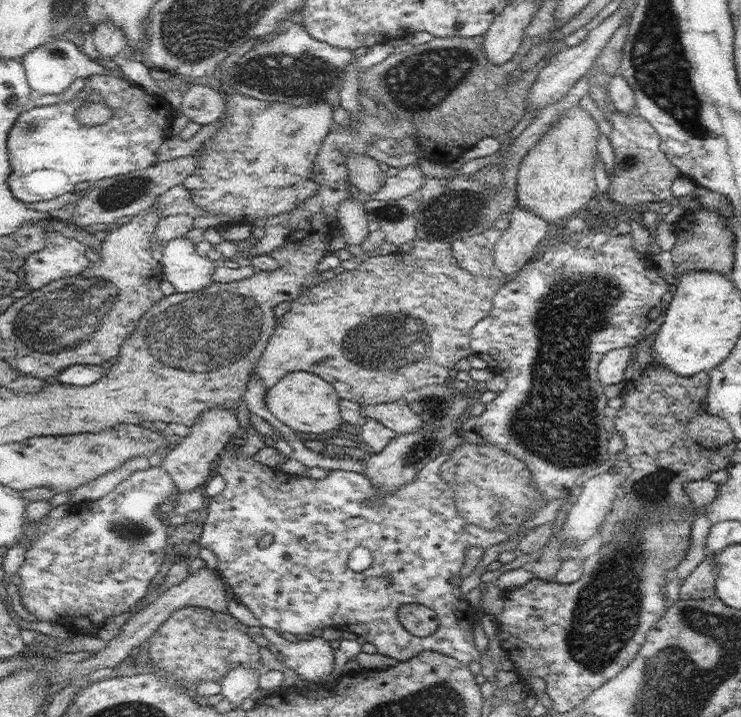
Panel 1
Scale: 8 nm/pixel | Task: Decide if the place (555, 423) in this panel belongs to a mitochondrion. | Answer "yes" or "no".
yes

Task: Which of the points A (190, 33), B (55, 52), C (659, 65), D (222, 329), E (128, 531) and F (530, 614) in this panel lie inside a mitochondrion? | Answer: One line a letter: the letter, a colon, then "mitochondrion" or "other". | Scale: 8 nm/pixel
A: mitochondrion
B: mitochondrion
C: mitochondrion
D: mitochondrion
E: mitochondrion
F: other

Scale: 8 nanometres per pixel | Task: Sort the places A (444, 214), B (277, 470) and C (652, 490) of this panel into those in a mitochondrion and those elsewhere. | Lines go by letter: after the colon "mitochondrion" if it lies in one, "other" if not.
A: mitochondrion
B: other
C: mitochondrion

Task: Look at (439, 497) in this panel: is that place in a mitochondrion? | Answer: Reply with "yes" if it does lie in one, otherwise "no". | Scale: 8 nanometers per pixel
no

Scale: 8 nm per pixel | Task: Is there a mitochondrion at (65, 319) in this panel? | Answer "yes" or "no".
yes

